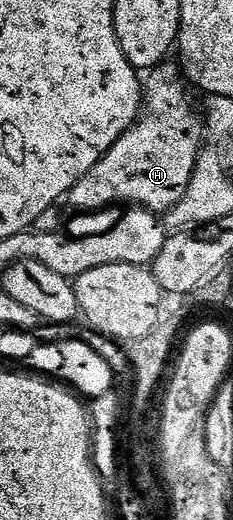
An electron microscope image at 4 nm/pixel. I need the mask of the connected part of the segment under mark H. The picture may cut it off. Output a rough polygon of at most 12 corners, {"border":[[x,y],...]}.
{"border":[[181,65],[142,80],[142,111],[66,197],[84,212],[167,214],[206,140]]}

